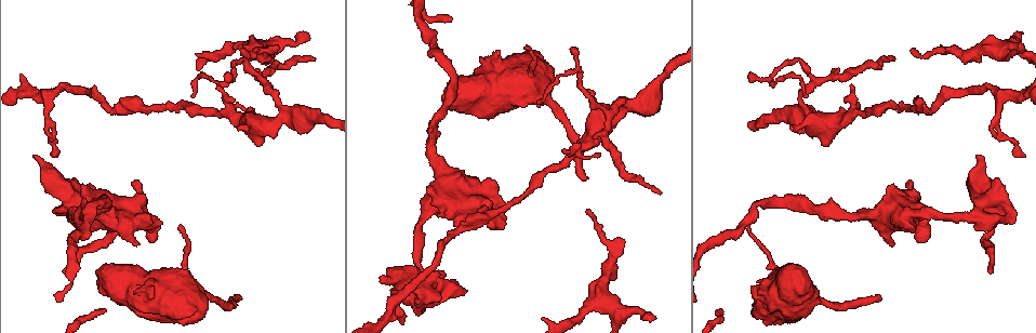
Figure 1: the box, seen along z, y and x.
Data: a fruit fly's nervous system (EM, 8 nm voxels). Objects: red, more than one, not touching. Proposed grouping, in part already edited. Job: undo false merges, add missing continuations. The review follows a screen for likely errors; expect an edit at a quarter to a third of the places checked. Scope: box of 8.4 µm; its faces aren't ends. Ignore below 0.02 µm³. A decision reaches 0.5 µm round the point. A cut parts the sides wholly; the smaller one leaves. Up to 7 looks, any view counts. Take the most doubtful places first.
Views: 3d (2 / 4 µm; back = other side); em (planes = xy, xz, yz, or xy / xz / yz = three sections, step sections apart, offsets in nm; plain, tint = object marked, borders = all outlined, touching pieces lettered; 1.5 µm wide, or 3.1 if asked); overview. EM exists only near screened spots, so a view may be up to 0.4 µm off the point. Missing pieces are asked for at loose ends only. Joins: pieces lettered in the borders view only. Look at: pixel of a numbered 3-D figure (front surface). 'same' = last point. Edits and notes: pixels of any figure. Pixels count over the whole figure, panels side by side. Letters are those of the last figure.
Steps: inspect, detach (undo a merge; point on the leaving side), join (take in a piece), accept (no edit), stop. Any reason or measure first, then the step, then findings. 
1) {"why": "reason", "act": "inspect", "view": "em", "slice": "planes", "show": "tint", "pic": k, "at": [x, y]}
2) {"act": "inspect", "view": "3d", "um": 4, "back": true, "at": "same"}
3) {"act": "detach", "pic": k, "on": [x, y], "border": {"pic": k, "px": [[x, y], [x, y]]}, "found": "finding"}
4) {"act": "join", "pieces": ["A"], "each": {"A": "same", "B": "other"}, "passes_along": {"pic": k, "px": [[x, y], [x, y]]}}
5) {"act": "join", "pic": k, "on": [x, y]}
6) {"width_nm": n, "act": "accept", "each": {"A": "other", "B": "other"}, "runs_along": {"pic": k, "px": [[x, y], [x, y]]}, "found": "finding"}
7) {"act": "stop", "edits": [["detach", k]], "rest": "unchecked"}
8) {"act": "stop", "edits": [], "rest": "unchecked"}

{"why": "thin end", "act": "inspect", "view": "em", "slice": "planes", "show": "borders", "pic": 1, "at": [587, 178]}

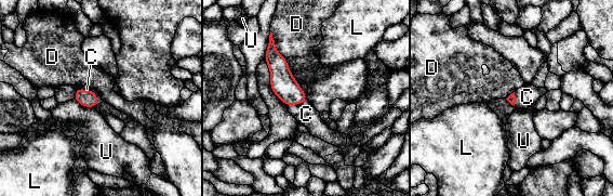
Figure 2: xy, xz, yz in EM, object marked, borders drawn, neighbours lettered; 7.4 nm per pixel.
{"act": "join", "pic": 2, "on": [87, 89], "each": {"C": "same", "D": "other", "L": "other", "U": "other"}, "passes_along": {"pic": 2, "px": [[89, 99], [95, 93], [87, 89]]}, "found": "it goes on there"}

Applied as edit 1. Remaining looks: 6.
{"act": "inspect", "view": "overview"}

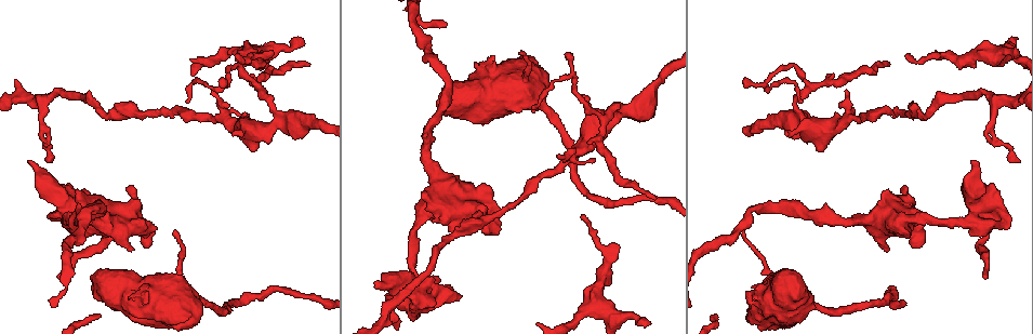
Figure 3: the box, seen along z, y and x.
{"why": "thin end", "act": "inspect", "view": "3d", "um": 2, "pic": 3, "at": [654, 197]}

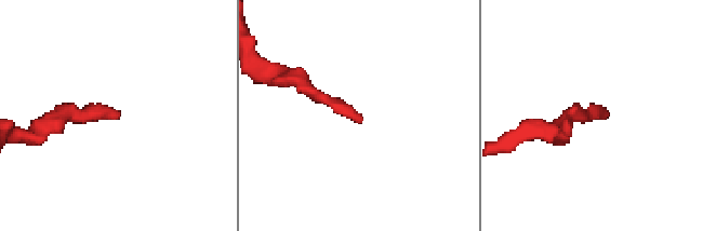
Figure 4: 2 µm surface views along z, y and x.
{"act": "inspect", "view": "em", "slice": "planes", "show": "tint", "pic": 4, "at": [360, 121]}

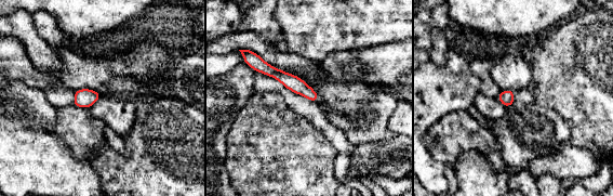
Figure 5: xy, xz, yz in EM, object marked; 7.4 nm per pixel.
{"why": "what lies round it", "act": "inspect", "view": "em", "slice": "planes", "show": "borders", "at": "same"}

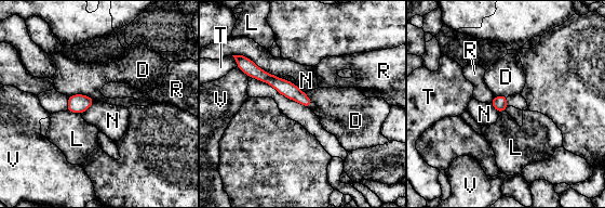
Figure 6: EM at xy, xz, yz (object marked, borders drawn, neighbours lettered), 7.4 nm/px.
{"width_nm": 70, "act": "accept", "each": {"D": "other", "L": "other", "N": "other", "R": "other", "T": "other", "V": "other"}, "runs_along": {"pic": 6, "px": [[254, 70], [288, 89], [308, 103]]}, "found": "no lettered piece goes on from it"}

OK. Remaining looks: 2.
{"why": "branch stops here", "act": "inspect", "view": "em", "slice": "yz", "step": 4, "show": "borders", "pic": 3, "at": [481, 213]}

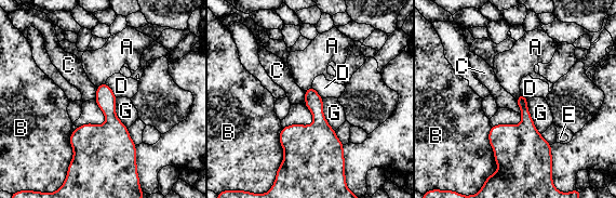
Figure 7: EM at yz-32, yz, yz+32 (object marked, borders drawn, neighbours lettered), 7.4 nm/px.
{"act": "accept", "each": {"A": "other", "B": "other", "C": "other", "D": "other", "E": "other", "G": "other"}, "border": {"pic": 7, "px": [[105, 81], [96, 88]]}, "found": "none of them fits"}

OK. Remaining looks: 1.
{"act": "stop", "edits": [["join", 2]], "rest": "unchecked"}

